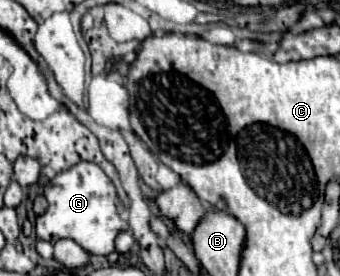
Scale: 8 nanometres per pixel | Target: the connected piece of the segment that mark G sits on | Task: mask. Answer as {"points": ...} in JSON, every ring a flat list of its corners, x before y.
{"points":[[81,161,75,167,57,173,57,177,47,183,45,197,49,201,49,207,35,221,35,233,43,241,55,243,63,237,69,237,93,255,109,255,111,251,115,251,117,233,129,229,129,225,119,219,117,193,113,183,95,163]]}

